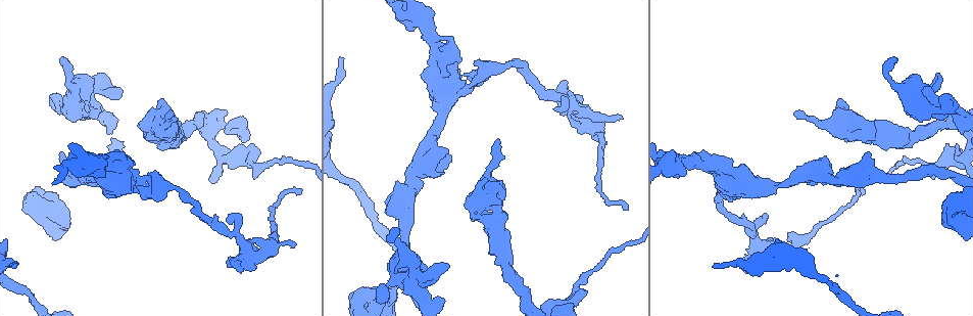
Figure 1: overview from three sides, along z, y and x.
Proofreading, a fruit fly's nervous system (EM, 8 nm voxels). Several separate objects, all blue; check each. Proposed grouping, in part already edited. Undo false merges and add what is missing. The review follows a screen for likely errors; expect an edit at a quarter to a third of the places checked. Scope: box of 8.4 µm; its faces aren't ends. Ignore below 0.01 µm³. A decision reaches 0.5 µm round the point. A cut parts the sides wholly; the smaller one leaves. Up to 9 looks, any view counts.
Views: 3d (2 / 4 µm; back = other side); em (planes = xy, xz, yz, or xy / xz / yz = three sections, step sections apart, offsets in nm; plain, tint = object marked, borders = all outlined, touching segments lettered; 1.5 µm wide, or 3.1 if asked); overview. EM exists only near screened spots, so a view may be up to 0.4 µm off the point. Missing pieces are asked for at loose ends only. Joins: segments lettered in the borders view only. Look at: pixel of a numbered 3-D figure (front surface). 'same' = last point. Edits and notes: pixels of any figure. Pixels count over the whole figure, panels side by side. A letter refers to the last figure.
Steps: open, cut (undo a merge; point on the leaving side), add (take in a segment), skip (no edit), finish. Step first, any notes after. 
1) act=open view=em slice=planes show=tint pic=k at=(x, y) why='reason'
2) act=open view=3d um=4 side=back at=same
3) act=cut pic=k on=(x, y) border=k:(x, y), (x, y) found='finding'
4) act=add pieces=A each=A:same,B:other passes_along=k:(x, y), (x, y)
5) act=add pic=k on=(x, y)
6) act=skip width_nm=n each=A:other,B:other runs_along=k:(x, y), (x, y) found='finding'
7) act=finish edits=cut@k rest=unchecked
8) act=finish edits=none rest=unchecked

act=open view=3d um=4 pic=1 at=(462, 85)

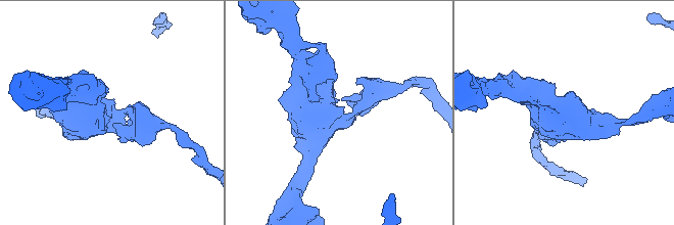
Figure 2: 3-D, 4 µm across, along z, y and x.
act=open view=em slice=xy step=4 show=tint pic=2 at=(111, 115) why='need the tissue'

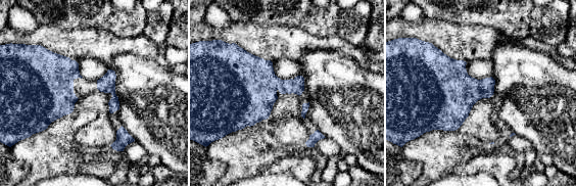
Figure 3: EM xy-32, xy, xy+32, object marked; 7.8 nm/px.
act=open view=em slice=planes show=borders at=same

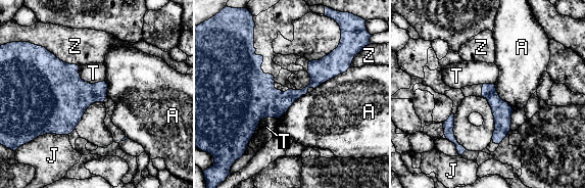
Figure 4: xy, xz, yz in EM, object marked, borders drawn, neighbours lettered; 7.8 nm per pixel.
act=skip each=A:other,J:other,T:other,Z:other border=4:(277, 118), (262, 118), (247, 146) found='one cell here'

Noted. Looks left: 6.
act=open view=3d um=4 pic=1 at=(842, 130) why='four-way junction'

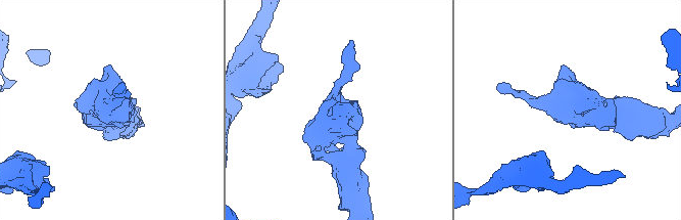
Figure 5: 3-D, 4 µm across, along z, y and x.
act=open view=em slice=planes show=tint pic=5 at=(571, 114) arms=4

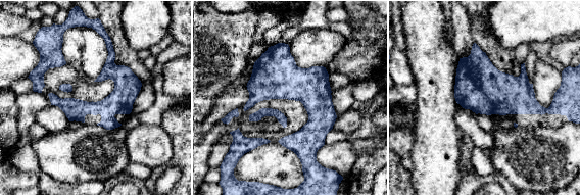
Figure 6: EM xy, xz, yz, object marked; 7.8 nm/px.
act=open view=em slice=planes show=borders at=same

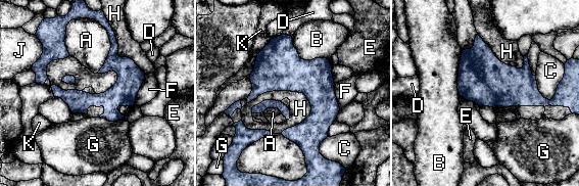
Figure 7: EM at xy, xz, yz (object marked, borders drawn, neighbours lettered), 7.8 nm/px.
act=skip width_nm=170 each=A:other,B:other,C:other,D:other,E:other,F:other,G:other,H:other,J:other,K:other border=7:(247, 102), (297, 91), (311, 111) found='one cell here'

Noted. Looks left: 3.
act=open view=3d um=4 pic=1 at=(955, 201) why='calibre changes'

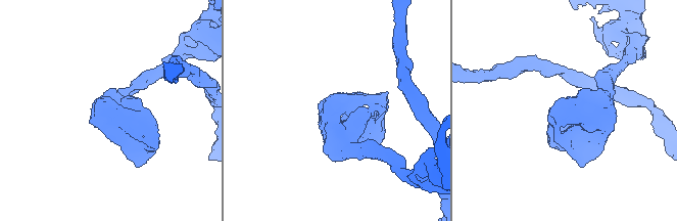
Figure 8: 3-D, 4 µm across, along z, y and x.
act=open view=em slice=planes show=borders pic=8 at=(123, 110) why='shape alone is not enough'

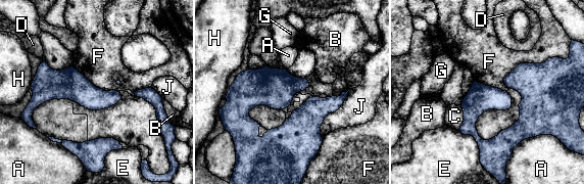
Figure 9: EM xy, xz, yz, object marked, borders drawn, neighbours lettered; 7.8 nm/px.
act=skip each=A:other,B:other,C:other,D:other,E:other,F:other,G:other,H:other,J:other found='all the same cell'

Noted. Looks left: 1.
act=finish edits=none rest=unchecked

